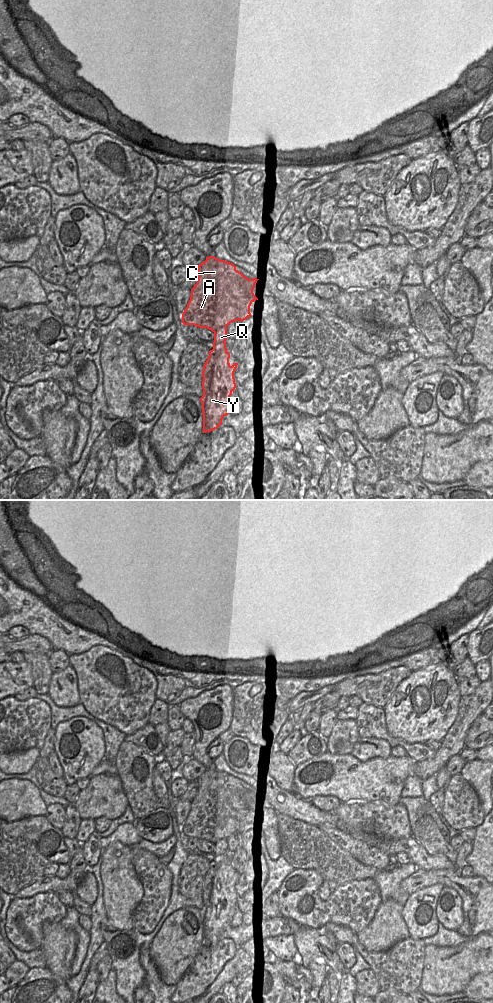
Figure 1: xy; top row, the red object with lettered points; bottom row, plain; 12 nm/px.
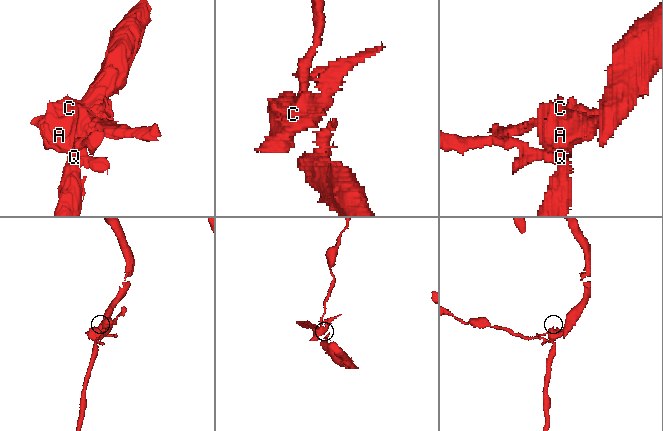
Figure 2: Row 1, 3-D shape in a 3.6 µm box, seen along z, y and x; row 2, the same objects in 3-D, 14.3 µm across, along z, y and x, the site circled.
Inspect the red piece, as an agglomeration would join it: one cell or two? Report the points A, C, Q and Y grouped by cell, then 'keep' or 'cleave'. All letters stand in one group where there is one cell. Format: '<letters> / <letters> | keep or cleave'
A C Q / Y | cleave

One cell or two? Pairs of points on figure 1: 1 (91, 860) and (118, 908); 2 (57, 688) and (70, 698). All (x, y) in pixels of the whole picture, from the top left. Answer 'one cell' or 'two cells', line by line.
1: two cells
2: one cell

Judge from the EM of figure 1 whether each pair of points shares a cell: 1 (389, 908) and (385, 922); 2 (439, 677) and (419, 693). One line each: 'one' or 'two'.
1: one
2: one

